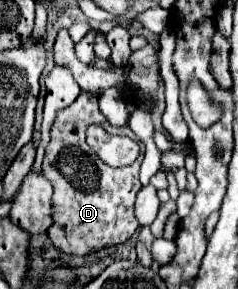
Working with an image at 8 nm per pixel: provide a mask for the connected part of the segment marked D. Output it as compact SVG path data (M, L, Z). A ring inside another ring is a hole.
M81 91L81 95L63 111L51 129L51 141L45 149L43 175L53 185L53 227L47 231L57 249L69 255L91 255L109 245L119 245L131 239L139 229L135 217L135 195L141 189L139 167L144 159L145 144L130 128L113 128L97 105L97 95ZM100 124L112 135L126 135L141 145L141 157L129 167L111 167L93 153L85 141L85 129Z

